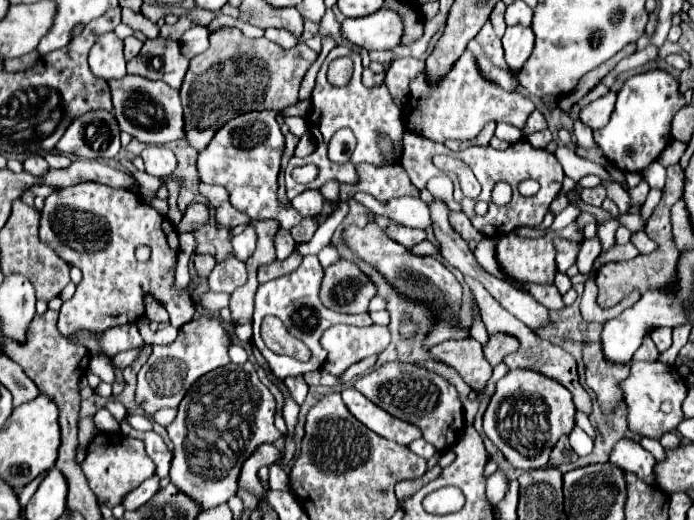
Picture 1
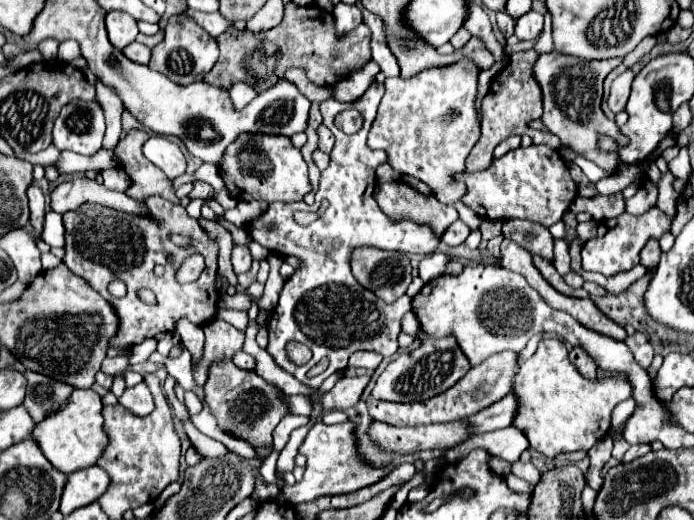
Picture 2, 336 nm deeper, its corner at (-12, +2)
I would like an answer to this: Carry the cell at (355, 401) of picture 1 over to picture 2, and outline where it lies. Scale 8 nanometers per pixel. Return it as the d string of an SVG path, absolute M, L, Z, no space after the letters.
M498 352L486 358L482 364L470 368L470 372L460 380L460 384L452 386L448 392L442 392L440 396L434 396L424 402L412 402L412 404L398 404L398 402L382 402L376 398L368 398L368 410L370 416L378 422L386 422L392 426L422 426L422 424L446 424L452 420L460 420L464 416L476 414L496 400L504 398L512 390L514 370L518 368L518 354L516 352Z

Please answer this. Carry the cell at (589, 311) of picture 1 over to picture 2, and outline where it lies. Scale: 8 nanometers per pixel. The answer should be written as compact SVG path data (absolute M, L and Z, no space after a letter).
M666 172L660 178L658 200L656 200L656 208L660 208L668 218L674 218L676 216L676 198L678 198L678 194L672 188L672 180L674 180L674 176L670 172Z

